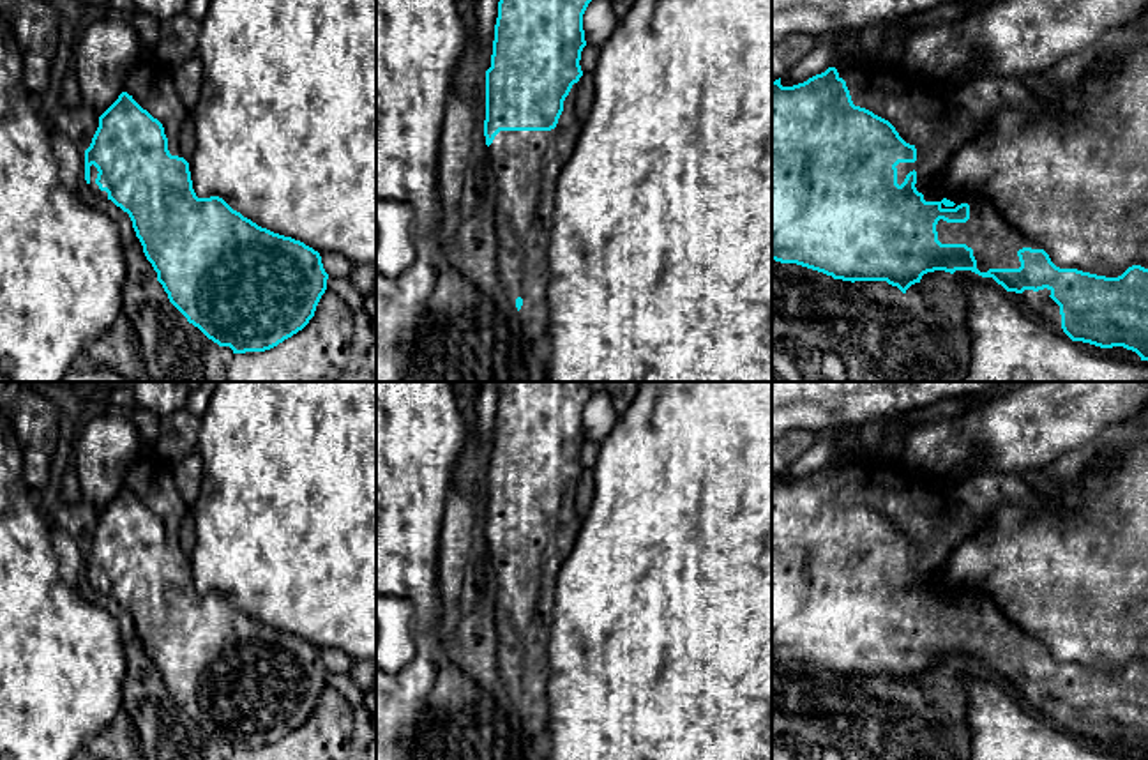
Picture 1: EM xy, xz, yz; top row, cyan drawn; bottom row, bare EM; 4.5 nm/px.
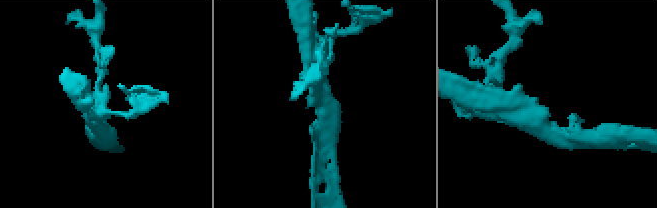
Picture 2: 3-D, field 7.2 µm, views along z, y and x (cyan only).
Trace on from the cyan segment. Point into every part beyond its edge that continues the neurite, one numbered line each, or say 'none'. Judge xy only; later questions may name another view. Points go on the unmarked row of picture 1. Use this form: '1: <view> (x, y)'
1: xy (151, 481)

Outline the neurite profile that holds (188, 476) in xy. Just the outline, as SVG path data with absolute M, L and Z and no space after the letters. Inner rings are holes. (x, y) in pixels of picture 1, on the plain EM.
M198 451L184 461L171 467L173 483L187 505L193 505L200 495L203 481L203 458Z

